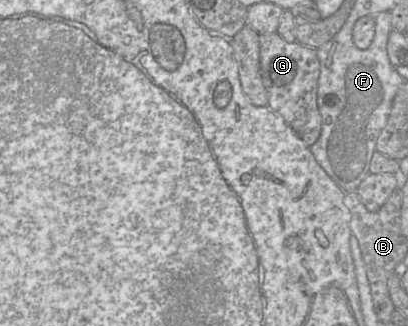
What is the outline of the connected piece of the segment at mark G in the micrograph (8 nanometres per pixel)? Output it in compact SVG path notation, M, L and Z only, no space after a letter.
M277 32L259 34L259 43L261 76L268 94L268 107L310 147L321 133L321 115L317 104L320 75L317 51L298 42L286 42Z

